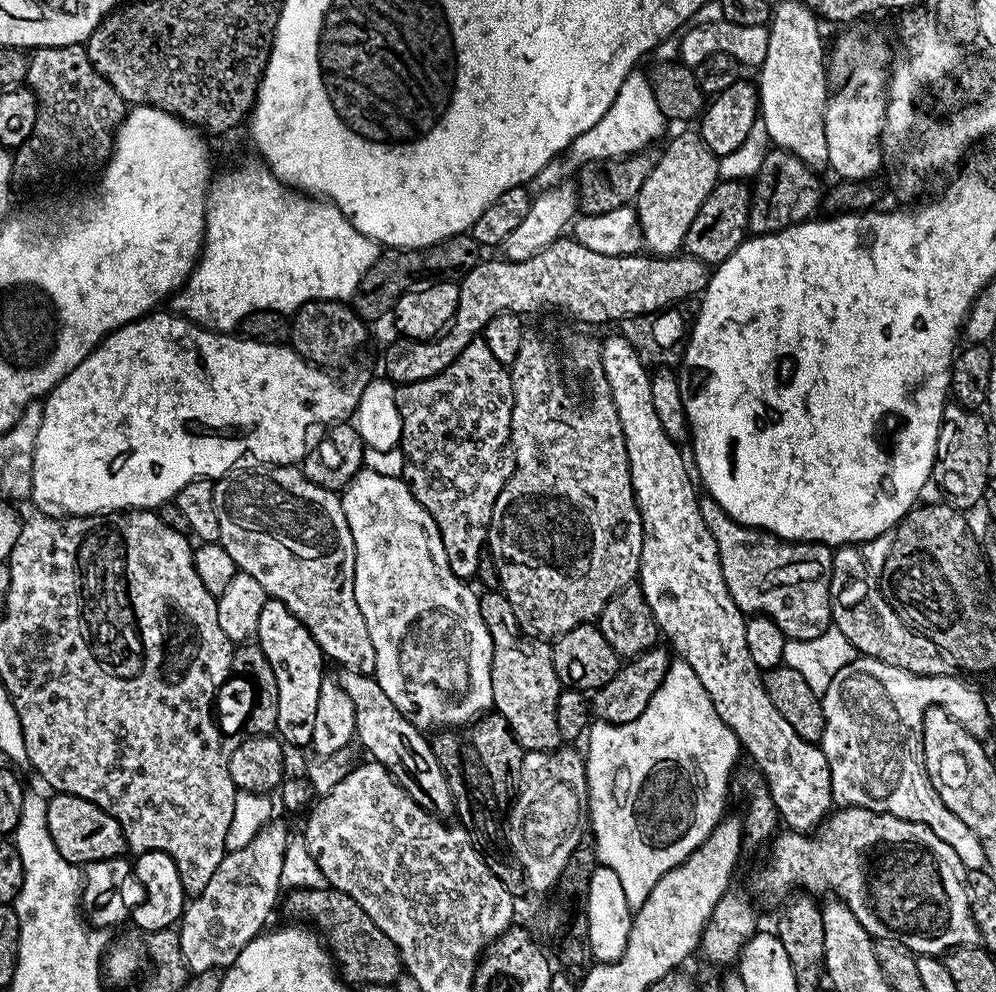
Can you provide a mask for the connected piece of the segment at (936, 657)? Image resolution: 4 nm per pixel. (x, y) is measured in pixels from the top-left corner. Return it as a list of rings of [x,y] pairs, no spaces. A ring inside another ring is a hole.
[[[840,546],[832,553],[832,581],[830,582],[830,598],[832,599],[832,624],[856,647],[860,656],[869,656],[878,662],[886,662],[886,666],[898,666],[898,670],[906,670],[915,676],[947,676],[950,672],[950,661],[930,638],[911,628],[909,624],[888,605],[888,599],[878,587],[878,580],[864,564],[861,549],[856,546]]]

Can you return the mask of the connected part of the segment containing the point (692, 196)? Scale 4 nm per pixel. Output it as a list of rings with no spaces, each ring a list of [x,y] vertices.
[[[695,131],[674,137],[662,148],[654,170],[650,170],[650,178],[642,182],[642,190],[634,201],[636,216],[640,220],[642,244],[649,253],[659,257],[671,256],[683,249],[686,230],[690,230],[690,222],[694,222],[702,202],[706,202],[719,176],[718,157]]]

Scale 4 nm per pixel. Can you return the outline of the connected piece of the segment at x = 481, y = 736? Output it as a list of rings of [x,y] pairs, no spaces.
[[[485,714],[459,730],[437,731],[430,743],[448,779],[455,815],[460,815],[459,823],[468,831],[486,866],[506,890],[513,894],[525,891],[524,871],[505,839],[506,817],[510,811],[508,783],[517,779],[525,751],[514,738],[506,718]]]

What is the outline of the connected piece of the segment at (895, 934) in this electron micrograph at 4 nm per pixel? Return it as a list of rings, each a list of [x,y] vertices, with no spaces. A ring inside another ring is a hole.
[[[840,808],[820,825],[817,840],[802,832],[782,832],[771,841],[768,861],[760,872],[762,891],[787,897],[795,884],[801,884],[804,887],[801,889],[808,894],[821,894],[829,888],[835,899],[854,910],[854,918],[877,941],[895,940],[909,952],[921,956],[940,956],[953,948],[980,944],[978,926],[974,926],[970,914],[968,872],[955,850],[926,825],[865,808]]]

